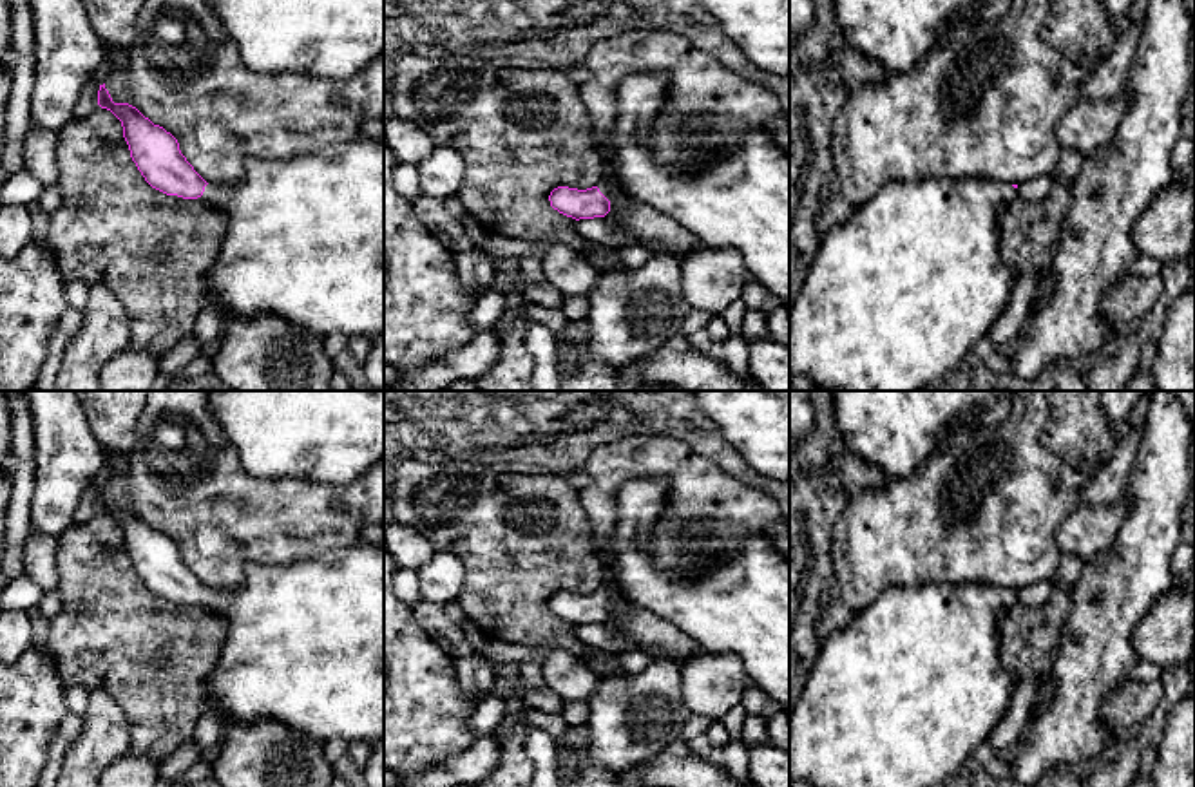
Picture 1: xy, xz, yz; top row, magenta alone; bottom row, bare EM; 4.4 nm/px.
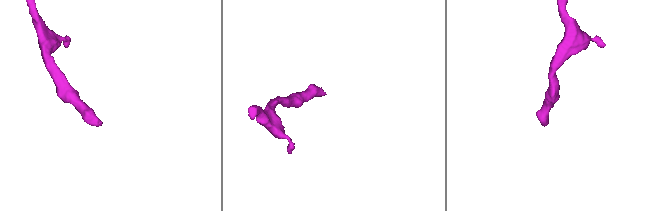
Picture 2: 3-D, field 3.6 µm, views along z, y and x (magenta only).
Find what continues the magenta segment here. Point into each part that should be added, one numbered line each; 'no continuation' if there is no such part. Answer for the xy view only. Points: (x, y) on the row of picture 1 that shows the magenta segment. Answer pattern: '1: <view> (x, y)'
1: xy (305, 243)

